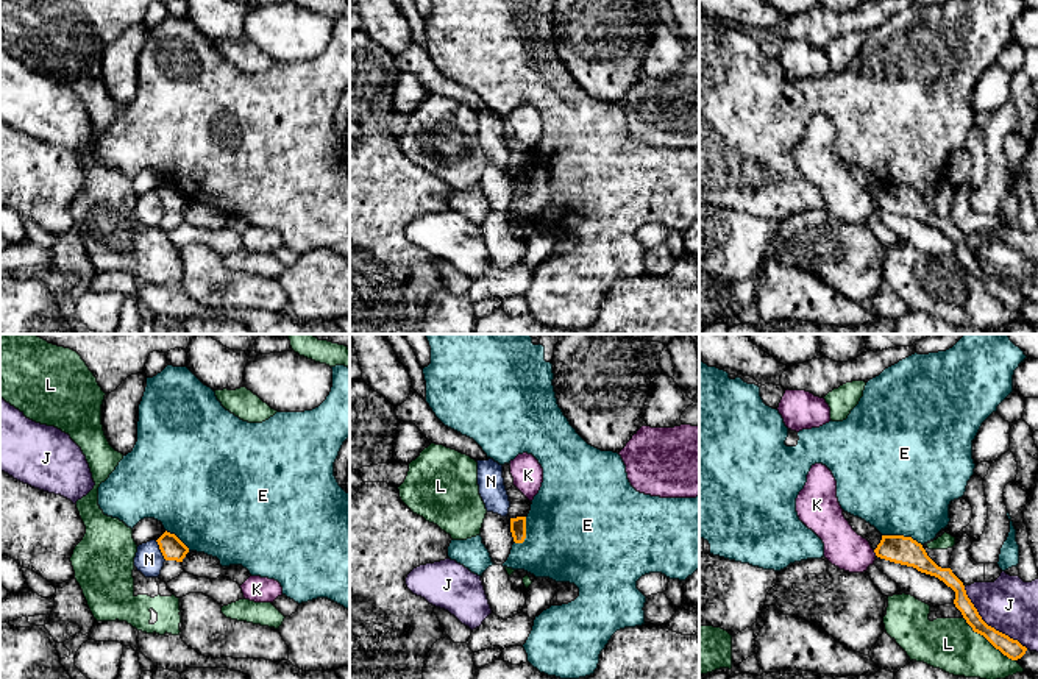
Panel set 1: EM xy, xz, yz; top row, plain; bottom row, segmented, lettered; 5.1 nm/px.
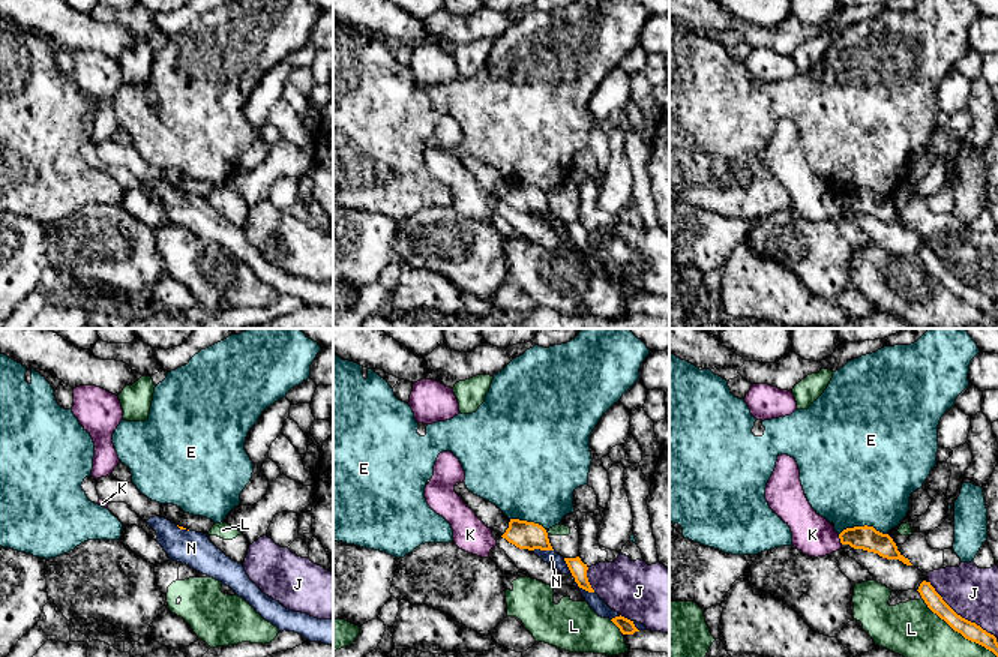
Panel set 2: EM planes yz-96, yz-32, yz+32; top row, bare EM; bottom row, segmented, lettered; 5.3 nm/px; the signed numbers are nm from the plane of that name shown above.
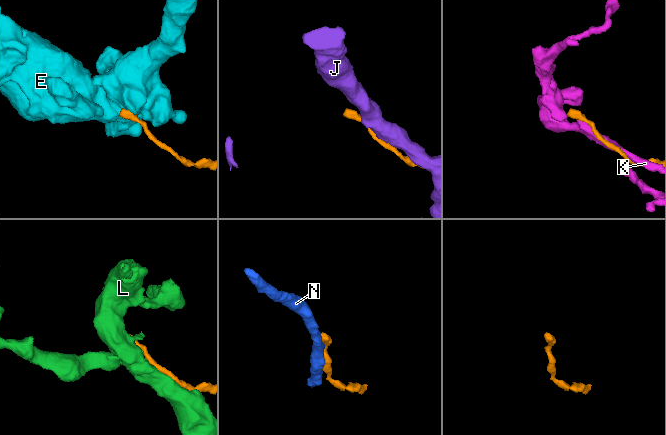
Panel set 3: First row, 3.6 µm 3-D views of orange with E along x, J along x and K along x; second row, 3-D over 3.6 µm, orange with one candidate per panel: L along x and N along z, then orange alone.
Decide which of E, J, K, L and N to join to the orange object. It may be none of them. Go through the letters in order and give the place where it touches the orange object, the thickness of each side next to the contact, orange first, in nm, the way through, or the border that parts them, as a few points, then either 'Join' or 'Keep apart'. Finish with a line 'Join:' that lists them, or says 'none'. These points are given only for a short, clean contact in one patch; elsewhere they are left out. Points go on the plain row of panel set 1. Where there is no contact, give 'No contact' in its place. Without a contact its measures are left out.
E: Touches orange at yz (902, 186). Thickness 140 nm (orange) against 500 nm. Boundary: yz (882, 184), (910, 186), (921, 195). Keep apart
J: Touches orange at yz (990, 277). Thickness 100 nm (orange) against 280 nm. Keep apart
K: Touches orange at yz (874, 202). Thickness 140 nm (orange) against 200 nm. Keep apart
L: Touches orange at yz (988, 291). Thickness 100 nm (orange) against 280 nm. Keep apart
N: Touches orange at xy (159, 199). Thickness 120 nm (orange) against 150 nm. Keep apart
Join: none

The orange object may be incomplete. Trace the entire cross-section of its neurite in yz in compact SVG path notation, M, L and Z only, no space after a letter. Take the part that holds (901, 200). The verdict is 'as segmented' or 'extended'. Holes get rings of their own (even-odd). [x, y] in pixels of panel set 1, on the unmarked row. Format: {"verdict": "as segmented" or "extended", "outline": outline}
{"verdict": "extended", "outline": "M843 161L844 169L852 180L866 189L876 206L894 214L913 217L921 223L930 225L943 231L955 242L954 254L962 262L966 273L974 283L983 286L996 300L1011 311L1021 309L1027 298L1018 290L988 276L966 245L963 233L952 223L951 219L938 217L926 203L921 194L904 186L882 186L874 176L865 170Z"}

